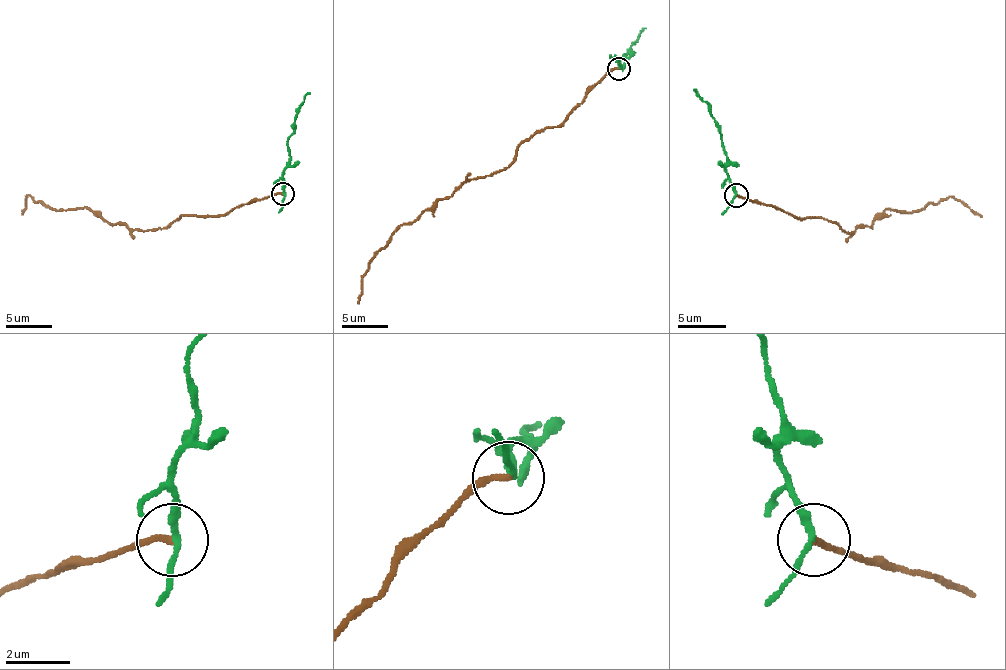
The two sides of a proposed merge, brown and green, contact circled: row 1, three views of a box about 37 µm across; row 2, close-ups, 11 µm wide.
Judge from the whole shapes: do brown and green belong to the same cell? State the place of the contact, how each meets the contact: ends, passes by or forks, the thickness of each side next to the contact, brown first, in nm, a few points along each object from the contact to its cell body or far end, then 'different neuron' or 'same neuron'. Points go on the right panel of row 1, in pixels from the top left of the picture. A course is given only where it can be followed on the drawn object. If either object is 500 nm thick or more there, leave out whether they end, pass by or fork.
(736, 195) | brown ends | green passes by | 200/190 nm | brown via (737, 194), (797, 218), (834, 221), (851, 233), (887, 209), (919, 211), (943, 199), (960, 199), (982, 216) | green via (734, 194), (724, 167), (727, 153), (722, 133), (710, 107), (693, 90) | different neuron

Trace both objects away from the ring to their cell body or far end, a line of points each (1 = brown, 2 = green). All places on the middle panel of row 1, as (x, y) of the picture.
1: (618, 69), (556, 127), (537, 130), (500, 171), (467, 178), (405, 222), (367, 267), (358, 304)
2: (618, 67), (618, 62), (623, 57), (625, 60), (632, 44), (646, 27)

